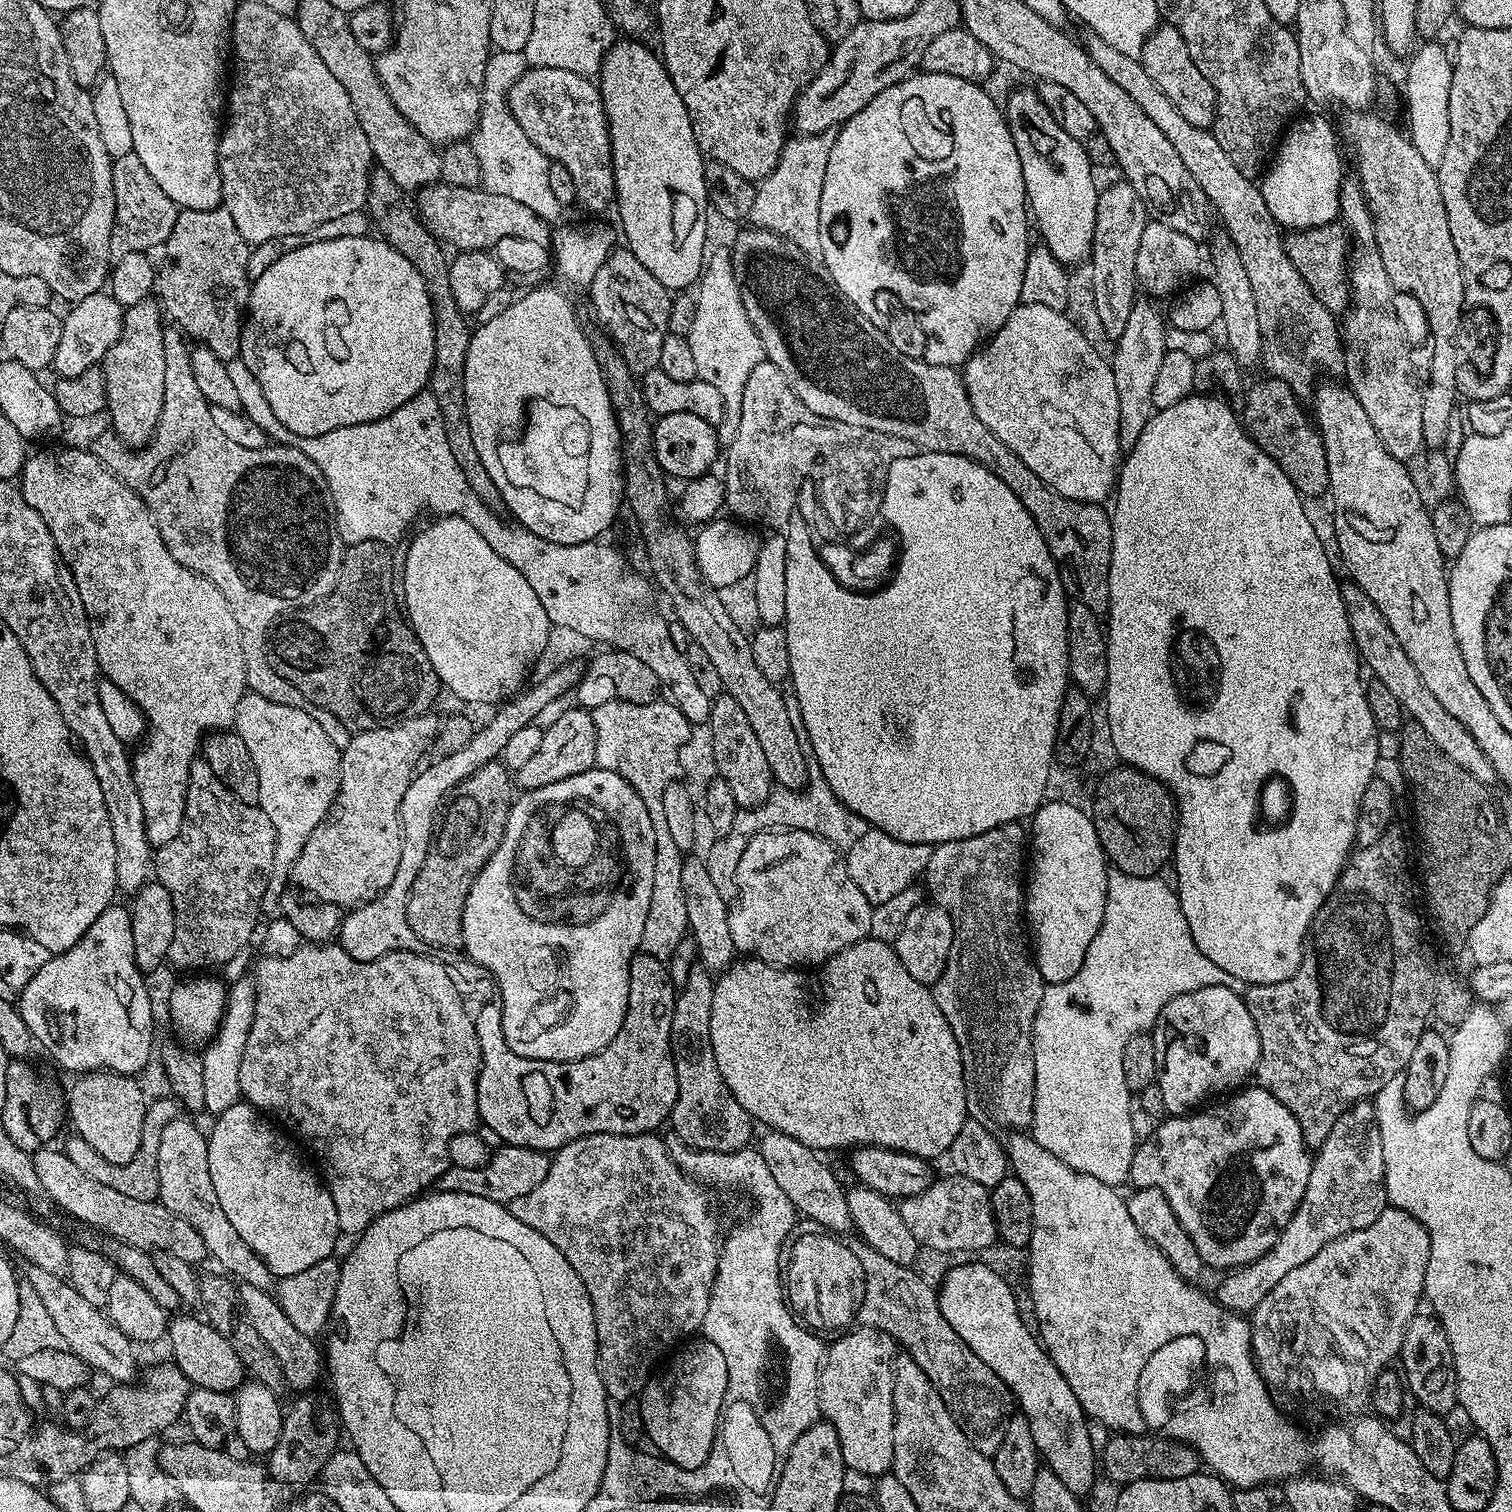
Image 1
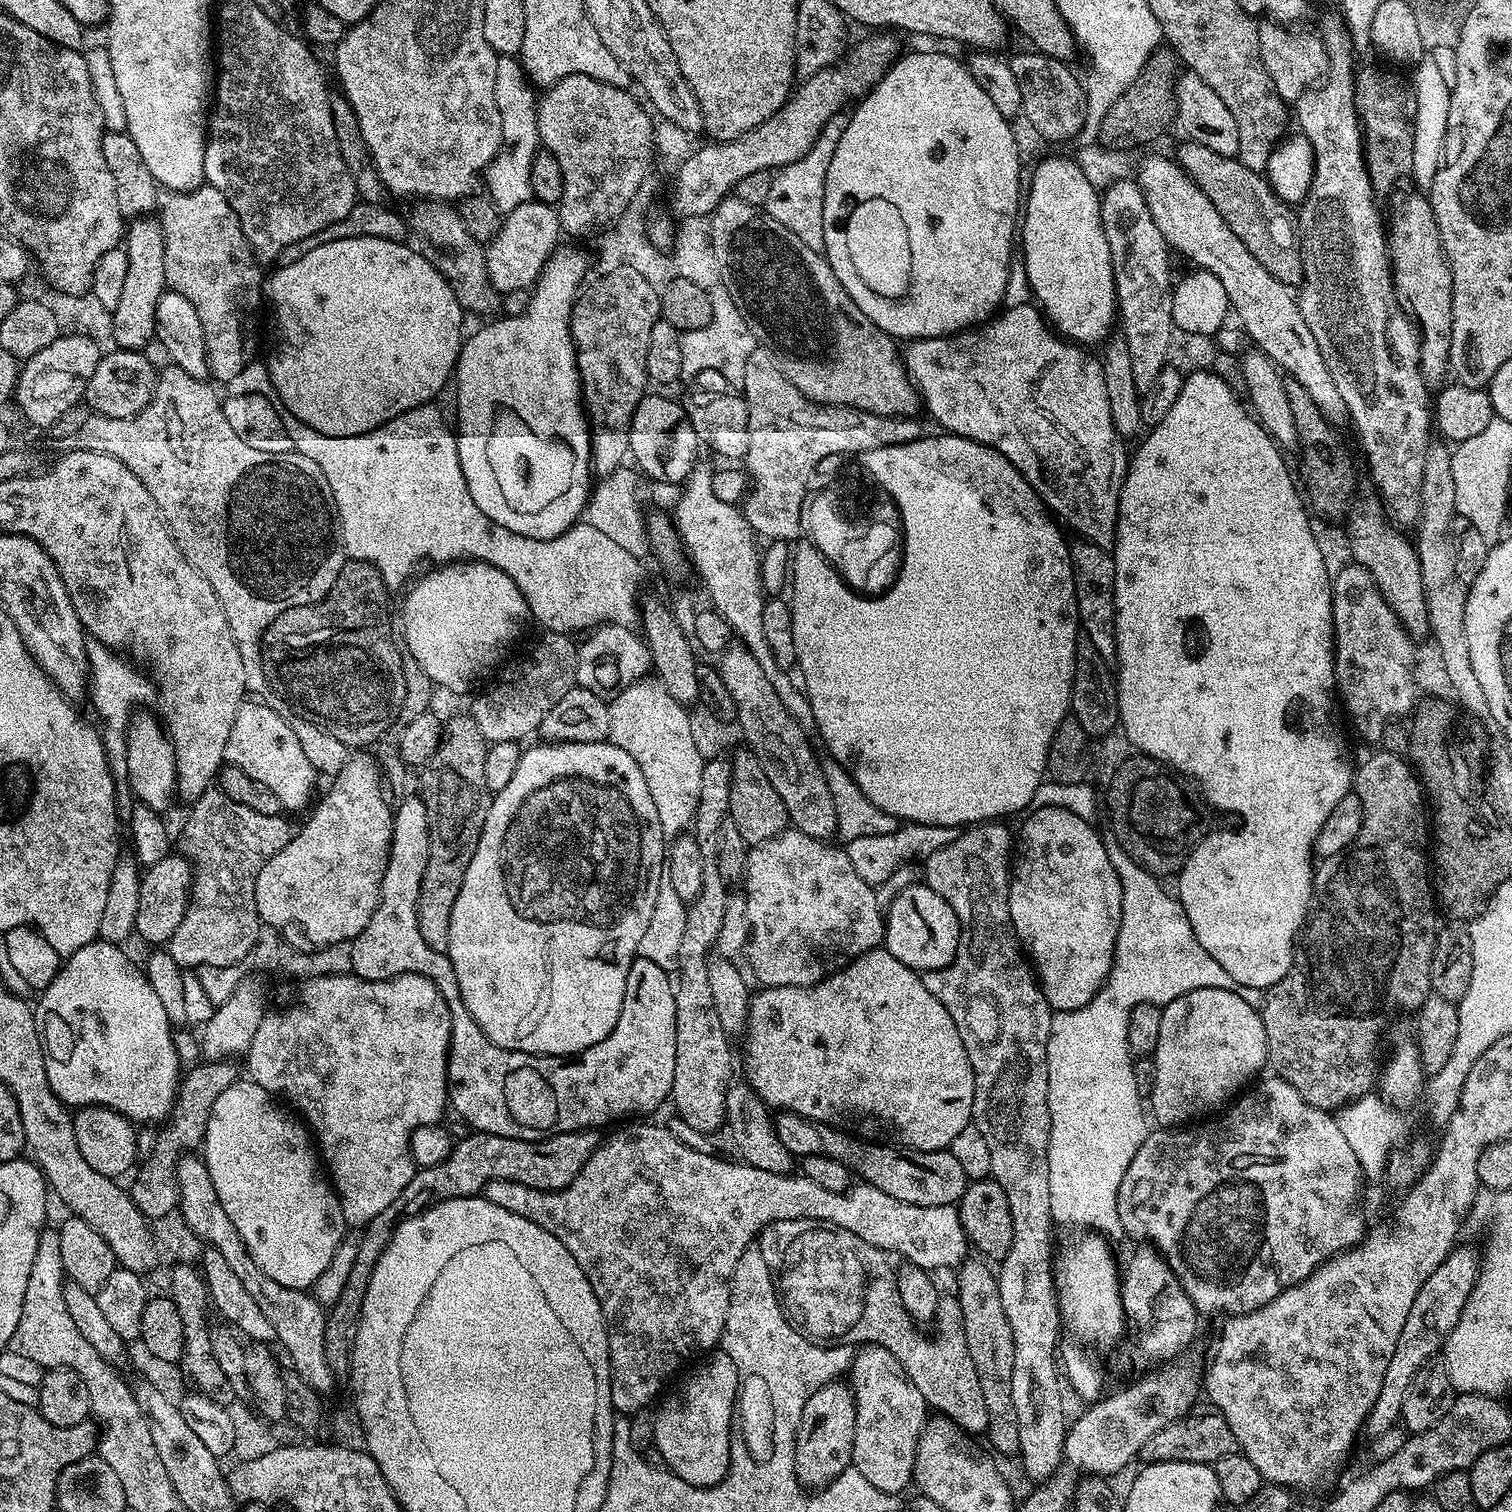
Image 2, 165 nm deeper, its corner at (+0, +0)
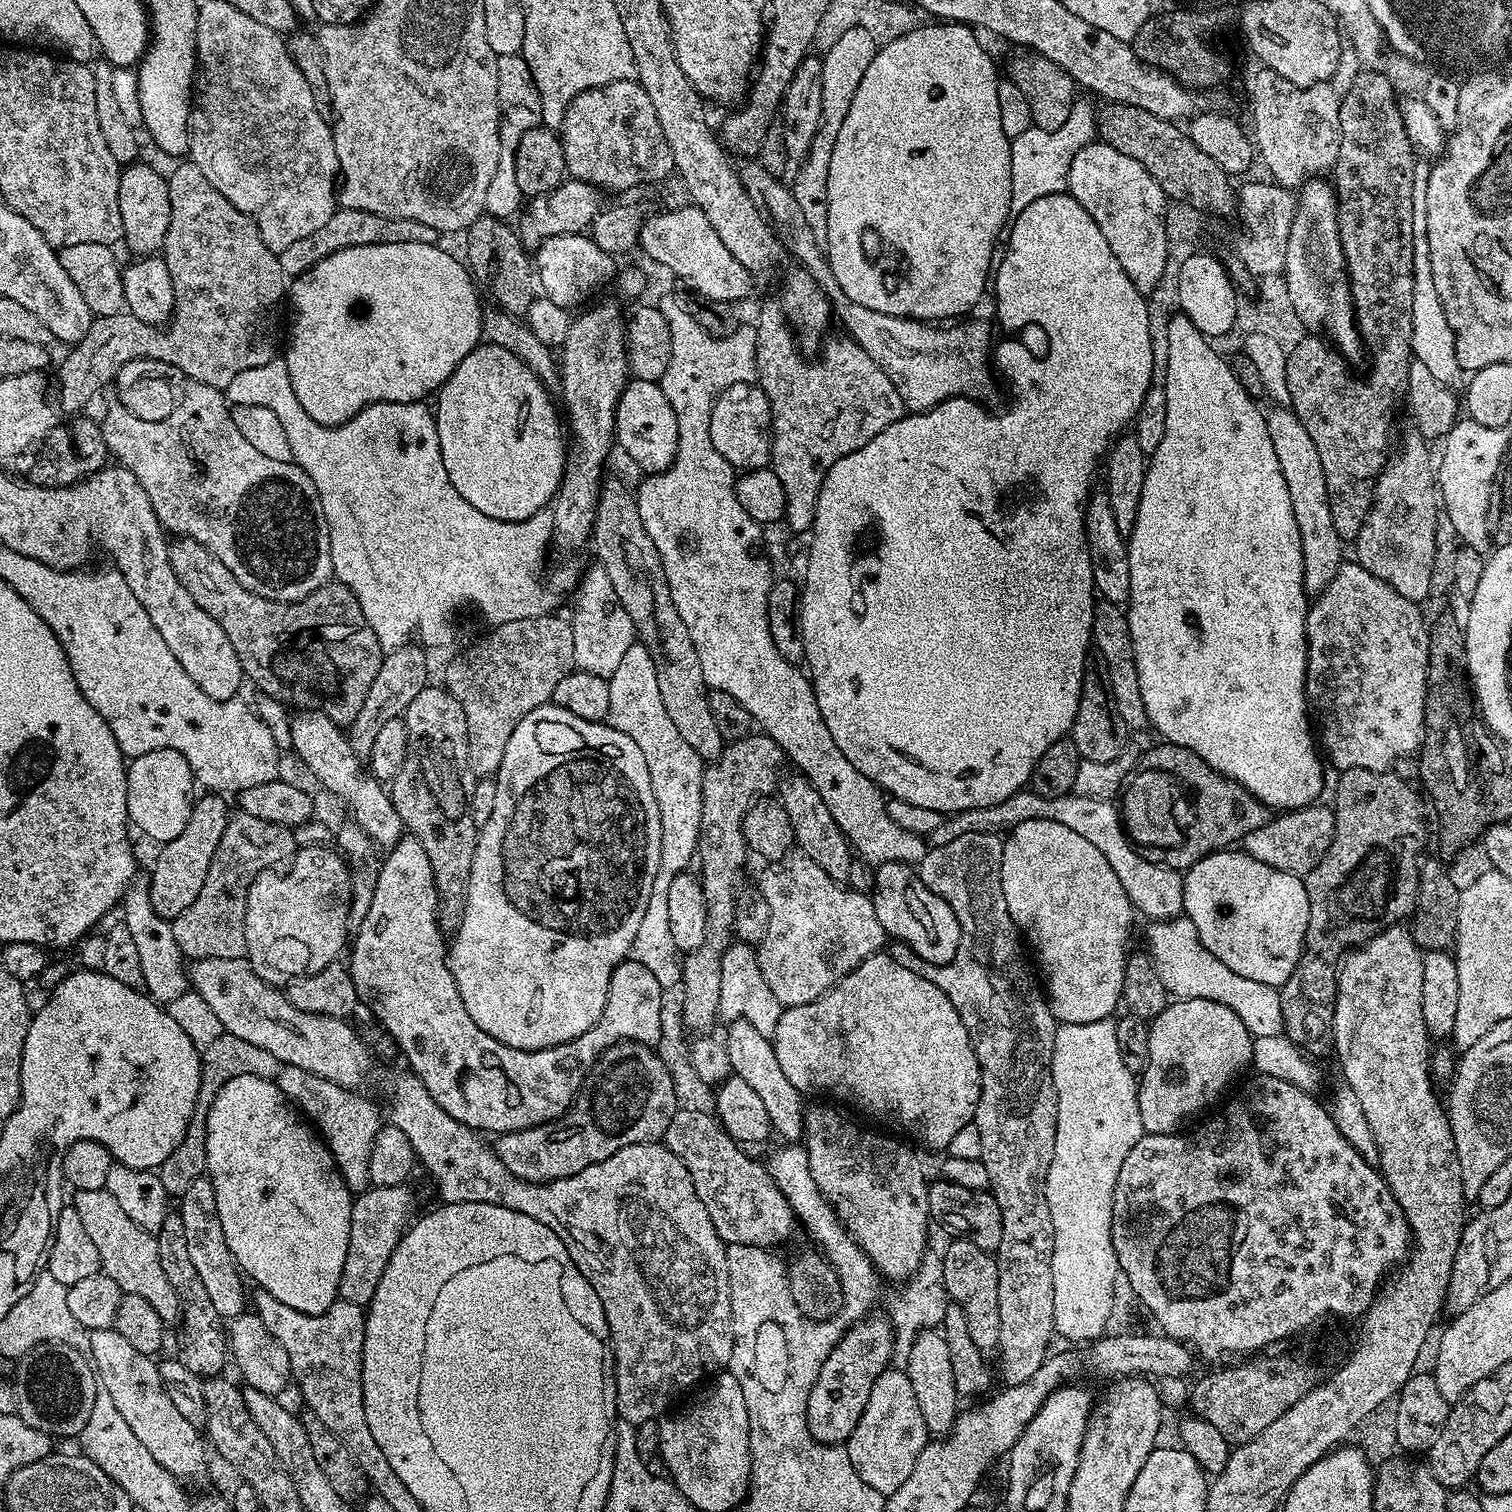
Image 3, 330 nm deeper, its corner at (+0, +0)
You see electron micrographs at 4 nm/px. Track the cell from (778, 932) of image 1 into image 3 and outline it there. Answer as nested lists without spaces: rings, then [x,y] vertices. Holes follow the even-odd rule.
[[[792,854],[779,861],[775,866],[769,868],[772,869],[758,881],[760,893],[763,894],[766,898],[766,902],[770,906],[770,926],[766,926],[766,934],[762,937],[756,948],[758,970],[762,970],[762,978],[766,978],[766,986],[770,986],[770,991],[773,992],[774,998],[778,998],[778,1002],[784,1008],[793,1008],[794,1006],[809,1004],[810,1002],[814,1002],[820,996],[825,996],[847,972],[853,972],[863,960],[877,955],[877,953],[883,949],[880,947],[886,943],[886,937],[882,930],[882,926],[878,922],[878,914],[874,914],[871,895],[856,892],[852,887],[845,886],[841,881],[830,878],[830,874],[826,874],[826,870],[822,870],[822,866],[818,866],[818,862],[814,862],[809,856]]]

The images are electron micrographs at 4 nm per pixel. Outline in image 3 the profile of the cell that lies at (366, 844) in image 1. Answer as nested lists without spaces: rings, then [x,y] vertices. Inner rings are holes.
[[[328,846],[301,847],[287,865],[288,873],[279,876],[279,871],[260,872],[248,891],[246,898],[246,946],[248,963],[264,964],[272,972],[260,972],[258,978],[268,976],[266,983],[273,986],[287,985],[296,976],[309,976],[322,970],[322,966],[333,963],[340,951],[345,951],[350,933],[347,930],[347,911],[351,906],[350,868],[336,852]]]

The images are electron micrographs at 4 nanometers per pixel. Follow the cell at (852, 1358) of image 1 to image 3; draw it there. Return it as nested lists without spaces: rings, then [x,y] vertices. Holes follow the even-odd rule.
[[[889,1370],[874,1382],[870,1402],[866,1402],[866,1410],[862,1410],[862,1418],[858,1418],[858,1426],[854,1426],[846,1447],[862,1482],[874,1486],[887,1498],[910,1478],[910,1470],[914,1470],[914,1462],[918,1462],[918,1454],[922,1454],[929,1440],[930,1433],[926,1422],[922,1422],[922,1409],[914,1398],[907,1371]]]

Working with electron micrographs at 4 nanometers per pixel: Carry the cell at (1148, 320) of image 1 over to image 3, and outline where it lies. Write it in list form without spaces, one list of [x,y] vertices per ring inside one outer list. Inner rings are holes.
[[[1093,142],[1074,154],[1066,191],[1094,222],[1098,222],[1098,230],[1102,230],[1102,238],[1110,242],[1110,250],[1114,250],[1114,258],[1118,258],[1122,270],[1126,270],[1126,278],[1134,282],[1141,294],[1154,290],[1167,260],[1165,220],[1170,204],[1162,186],[1158,186],[1130,154],[1121,154],[1114,146],[1103,142]]]

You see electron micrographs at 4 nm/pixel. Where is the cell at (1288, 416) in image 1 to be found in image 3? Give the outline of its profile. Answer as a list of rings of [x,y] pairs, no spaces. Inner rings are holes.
[[[1360,70],[1354,84],[1347,91],[1346,95],[1340,98],[1340,145],[1338,146],[1338,158],[1334,165],[1336,180],[1336,217],[1338,218],[1338,230],[1340,241],[1344,247],[1344,263],[1348,270],[1348,279],[1352,285],[1352,302],[1358,309],[1358,327],[1365,337],[1372,336],[1370,348],[1376,353],[1372,356],[1372,380],[1360,381],[1351,372],[1349,365],[1343,356],[1334,351],[1333,345],[1327,339],[1316,334],[1305,334],[1296,345],[1287,349],[1286,358],[1286,387],[1290,390],[1290,407],[1296,416],[1306,426],[1306,434],[1318,446],[1318,454],[1322,458],[1322,470],[1326,470],[1326,490],[1330,502],[1330,518],[1334,518],[1334,530],[1338,530],[1341,541],[1355,541],[1356,536],[1362,530],[1366,522],[1366,514],[1372,509],[1372,495],[1376,492],[1376,479],[1380,471],[1384,469],[1385,463],[1390,455],[1388,439],[1392,436],[1392,411],[1396,408],[1396,396],[1403,397],[1408,383],[1408,365],[1413,359],[1412,355],[1412,311],[1414,310],[1414,239],[1413,239],[1413,185],[1415,166],[1418,163],[1417,153],[1414,151],[1410,138],[1406,134],[1404,125],[1404,114],[1401,101],[1398,99],[1397,88],[1383,76],[1382,73]]]

